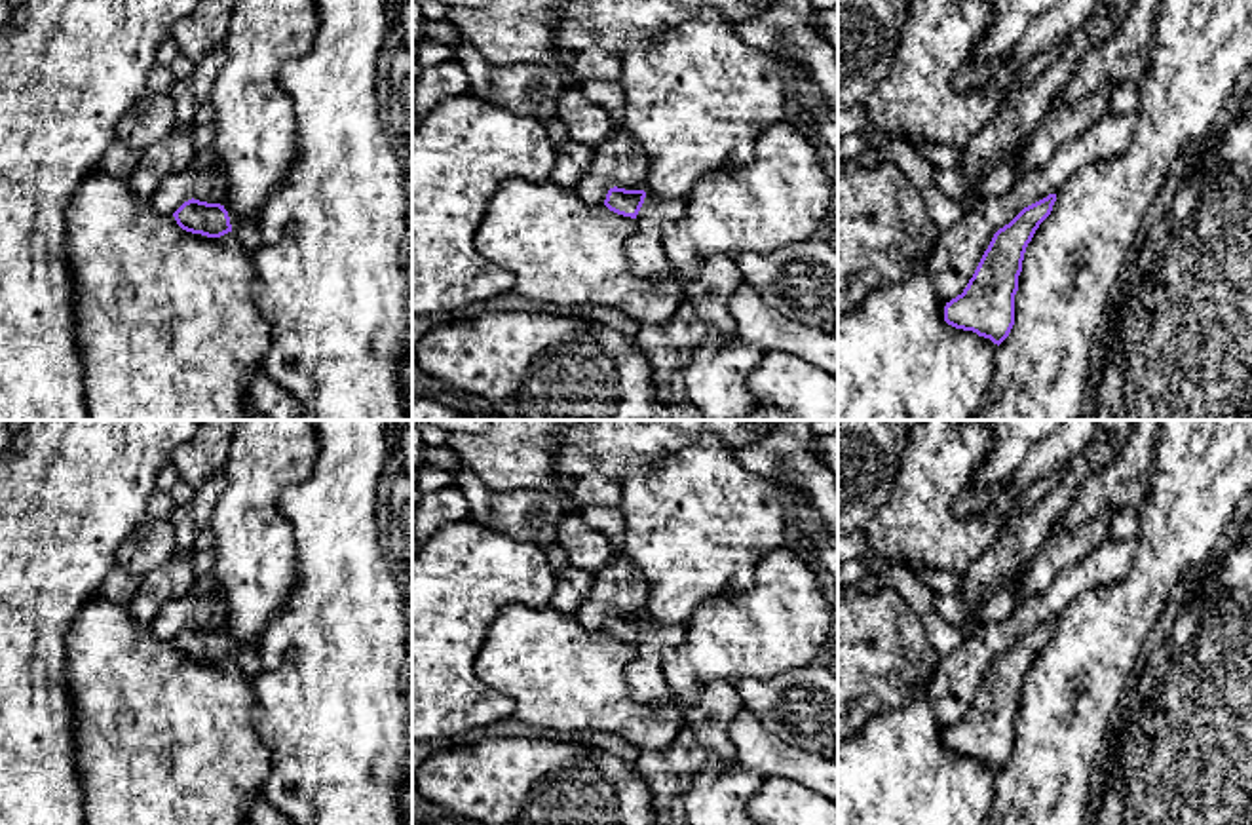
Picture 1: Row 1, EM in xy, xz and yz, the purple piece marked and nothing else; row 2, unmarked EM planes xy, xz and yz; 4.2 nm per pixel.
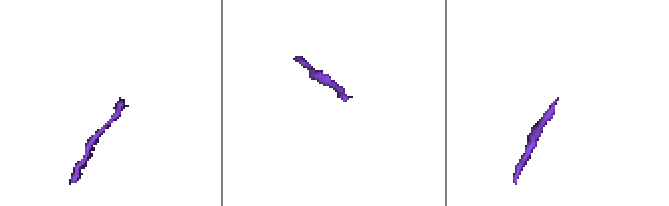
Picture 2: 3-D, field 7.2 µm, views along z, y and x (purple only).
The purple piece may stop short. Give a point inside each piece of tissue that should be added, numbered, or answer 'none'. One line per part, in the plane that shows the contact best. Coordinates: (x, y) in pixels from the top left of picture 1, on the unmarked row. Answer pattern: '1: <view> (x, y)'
1: xy (246, 656)

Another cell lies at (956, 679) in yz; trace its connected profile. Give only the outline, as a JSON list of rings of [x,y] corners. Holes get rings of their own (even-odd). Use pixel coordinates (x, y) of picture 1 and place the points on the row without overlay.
[[[1104,540],[1083,561],[1064,568],[1037,597],[1024,601],[1003,622],[982,624],[948,656],[942,656],[929,682],[929,701],[939,728],[946,732],[963,719],[994,660],[1024,633],[1058,620],[1081,593],[1123,580],[1134,559],[1134,540]]]

